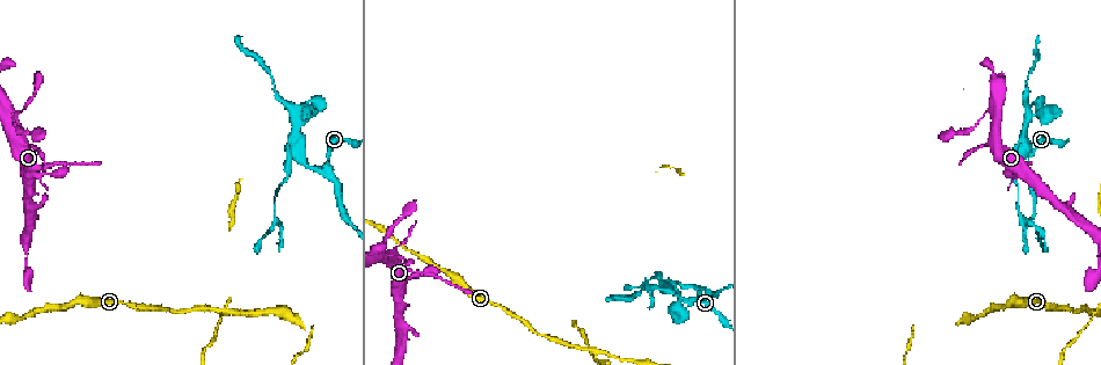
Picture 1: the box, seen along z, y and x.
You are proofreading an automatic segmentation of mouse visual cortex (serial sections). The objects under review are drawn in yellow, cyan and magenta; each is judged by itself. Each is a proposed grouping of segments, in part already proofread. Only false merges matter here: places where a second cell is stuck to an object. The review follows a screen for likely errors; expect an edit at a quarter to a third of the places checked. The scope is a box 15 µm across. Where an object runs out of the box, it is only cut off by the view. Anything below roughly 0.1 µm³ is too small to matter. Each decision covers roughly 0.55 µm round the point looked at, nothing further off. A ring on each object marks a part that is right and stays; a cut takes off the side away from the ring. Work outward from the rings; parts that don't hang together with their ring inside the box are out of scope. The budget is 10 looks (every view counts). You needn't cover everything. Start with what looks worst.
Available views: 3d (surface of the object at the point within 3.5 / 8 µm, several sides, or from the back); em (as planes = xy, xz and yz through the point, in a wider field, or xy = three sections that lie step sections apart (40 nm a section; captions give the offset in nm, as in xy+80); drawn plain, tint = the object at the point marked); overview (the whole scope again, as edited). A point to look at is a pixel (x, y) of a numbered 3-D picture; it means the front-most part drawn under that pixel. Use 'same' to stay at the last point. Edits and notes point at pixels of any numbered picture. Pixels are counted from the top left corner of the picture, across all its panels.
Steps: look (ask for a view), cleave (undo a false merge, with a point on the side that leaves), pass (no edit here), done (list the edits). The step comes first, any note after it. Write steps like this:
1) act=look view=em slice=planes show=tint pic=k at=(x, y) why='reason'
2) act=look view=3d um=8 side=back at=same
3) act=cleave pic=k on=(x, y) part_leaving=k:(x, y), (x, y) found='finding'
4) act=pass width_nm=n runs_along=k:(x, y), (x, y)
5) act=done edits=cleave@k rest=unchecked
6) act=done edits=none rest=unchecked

act=look view=3d um=3.5 side=back pic=1 at=(224, 309) why='four arms meet'

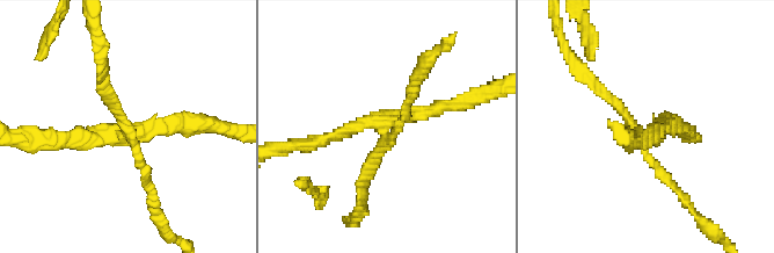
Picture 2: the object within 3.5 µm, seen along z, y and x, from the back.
act=look view=em slice=xy step=1 show=tint pic=2 at=(126, 135) arms=4 arm_widths_nm=150,150,150,200

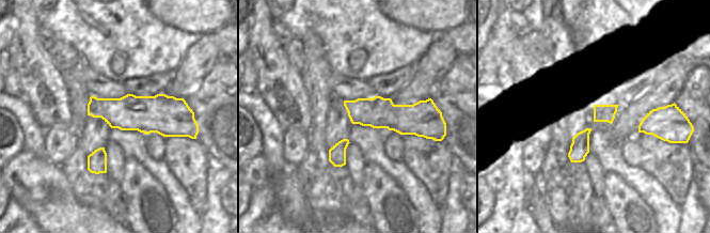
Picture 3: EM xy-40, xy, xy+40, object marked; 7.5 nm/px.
act=cleave pic=2 on=(664, 175) part_leaving=2:(643, 151), (691, 211), (703, 222) found='two cells meet here'

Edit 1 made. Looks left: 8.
act=look view=overview why='see it whole again'

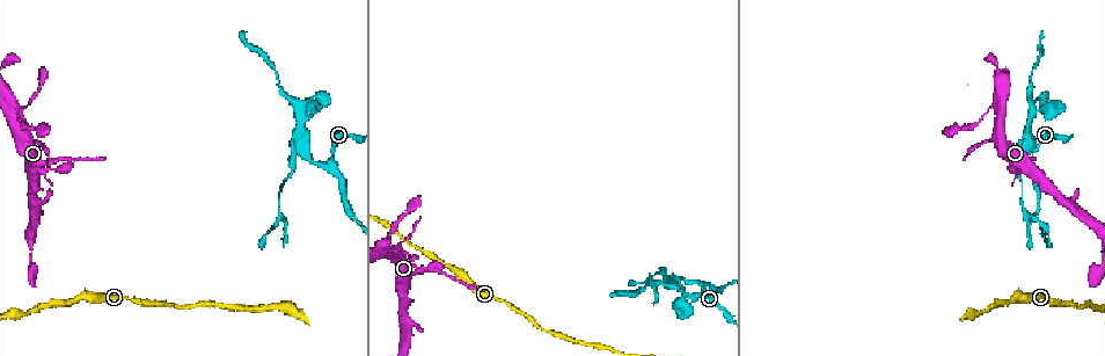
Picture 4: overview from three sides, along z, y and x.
act=look view=3d um=3.5 pic=4 at=(331, 162) why='branch point'

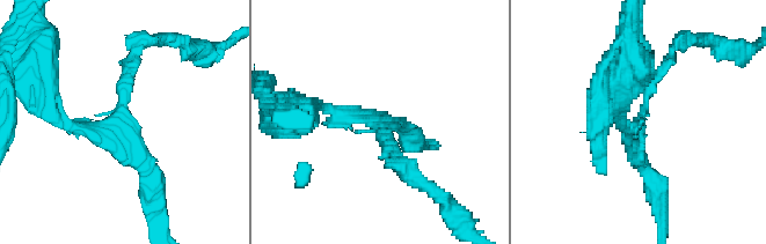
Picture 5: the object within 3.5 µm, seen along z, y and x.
act=look view=em slice=planes show=tint pic=5 at=(376, 119) why='need the tissue'

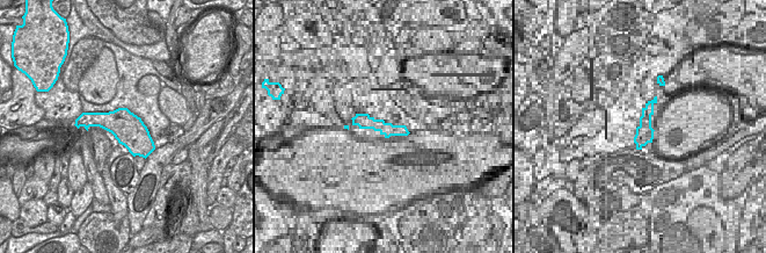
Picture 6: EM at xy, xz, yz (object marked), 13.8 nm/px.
act=pass width_nm=440 runs_along=5:(133, 58), (104, 132), (51, 111) found='all the same cell'

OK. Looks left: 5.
act=look view=3d um=3.5 pic=4 at=(14, 105) why='sharp bend'

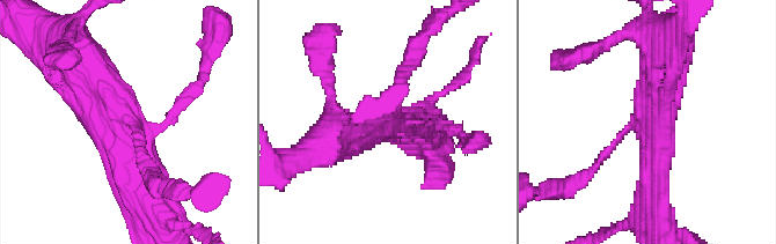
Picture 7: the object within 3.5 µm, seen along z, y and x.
act=look view=em slice=xy step=1 show=tint pic=7 at=(135, 127) why='need the tissue'

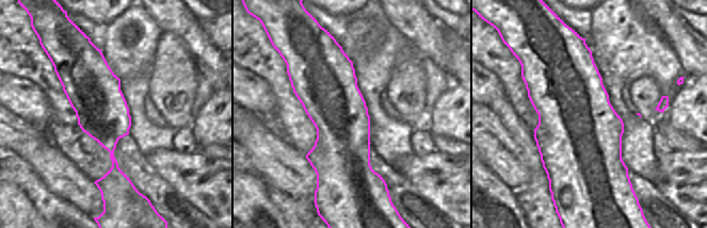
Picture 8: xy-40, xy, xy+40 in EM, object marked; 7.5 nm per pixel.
act=pass runs_along=8:(90, 48), (90, 85), (114, 161), (107, 184) found='all the same cell'

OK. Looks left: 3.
act=look view=3d um=3.5 pic=4 at=(1027, 122) why='three-way junction'

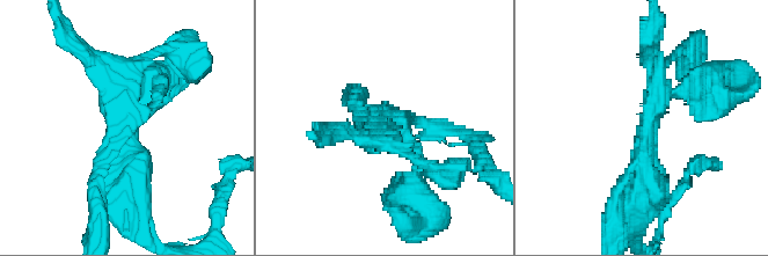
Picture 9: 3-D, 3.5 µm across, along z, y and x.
act=cleave pic=9 on=(689, 92) arm_widths_nm=150,300,500 found='a second cell is stuck on'

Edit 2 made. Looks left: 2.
act=done edits=cleave@2,cleave@9 rest=unchecked

